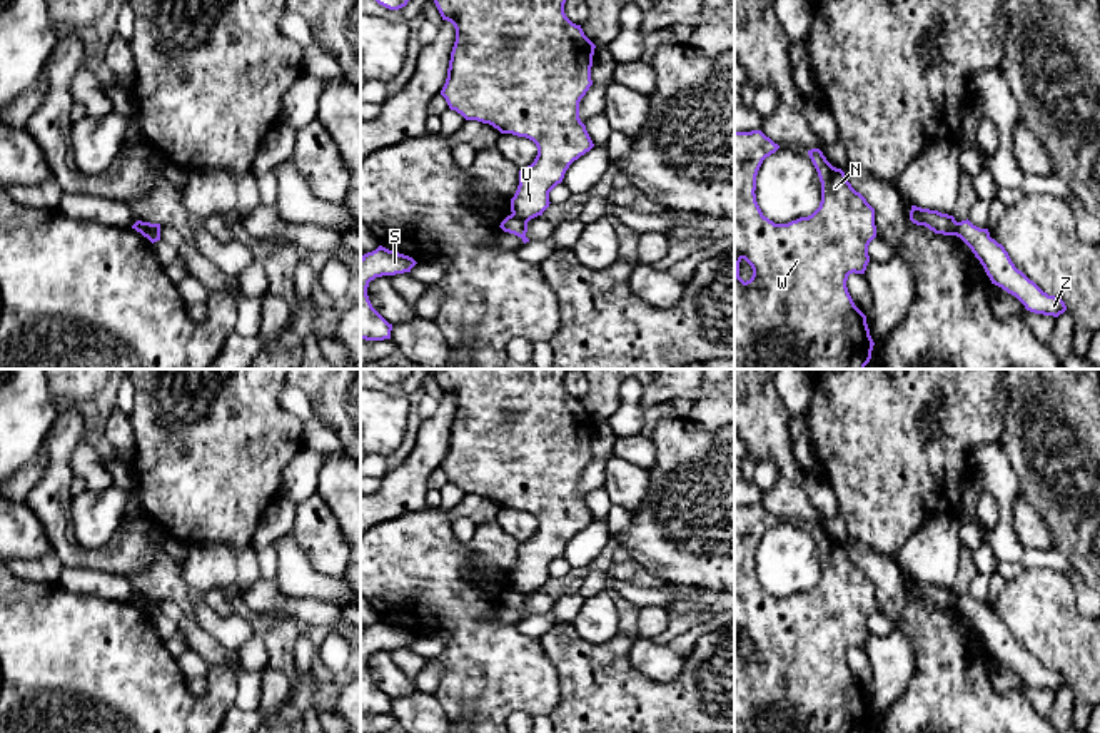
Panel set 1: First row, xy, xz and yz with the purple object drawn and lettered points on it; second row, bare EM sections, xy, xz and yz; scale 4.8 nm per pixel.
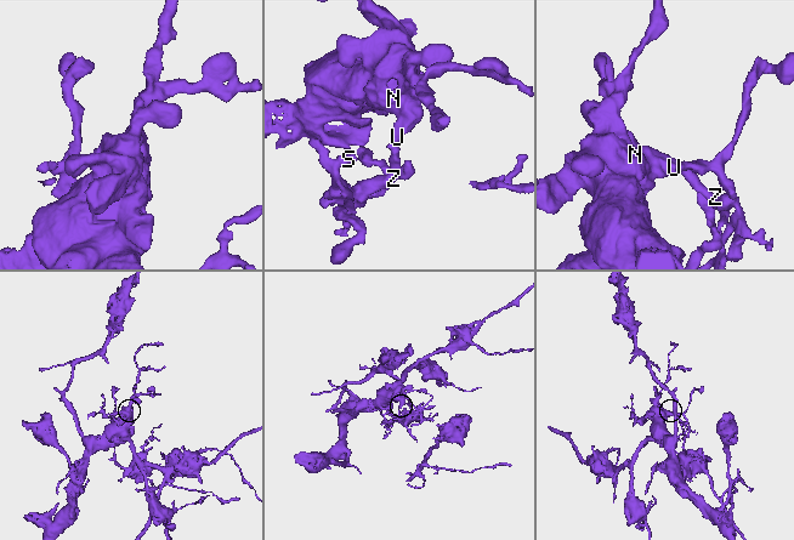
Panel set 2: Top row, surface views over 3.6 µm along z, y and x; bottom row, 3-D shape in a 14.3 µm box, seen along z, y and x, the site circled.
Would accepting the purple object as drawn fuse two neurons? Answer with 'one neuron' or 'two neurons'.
two neurons

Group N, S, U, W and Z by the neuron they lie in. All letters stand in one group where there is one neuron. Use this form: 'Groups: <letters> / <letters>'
Groups: N U W / S Z

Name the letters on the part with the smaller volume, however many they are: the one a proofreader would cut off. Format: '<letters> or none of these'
S, Z

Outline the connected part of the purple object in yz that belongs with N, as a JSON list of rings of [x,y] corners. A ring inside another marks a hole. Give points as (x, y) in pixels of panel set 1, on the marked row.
[[[761,130],[734,132],[734,369],[865,369],[871,359],[873,339],[866,324],[866,316],[855,306],[846,281],[850,274],[865,274],[870,262],[868,245],[876,237],[875,209],[866,199],[856,192],[848,182],[841,169],[833,167],[820,149],[808,150],[808,155],[818,172],[821,182],[821,202],[820,207],[808,217],[800,217],[788,224],[775,224],[763,215],[756,202],[756,175],[766,157],[780,149],[769,137]],[[746,260],[753,276],[749,281],[739,277],[739,262]]]

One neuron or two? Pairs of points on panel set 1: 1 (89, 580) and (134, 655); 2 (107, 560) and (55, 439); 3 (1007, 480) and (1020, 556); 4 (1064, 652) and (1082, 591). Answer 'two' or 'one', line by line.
1: two
2: one
3: one
4: two

